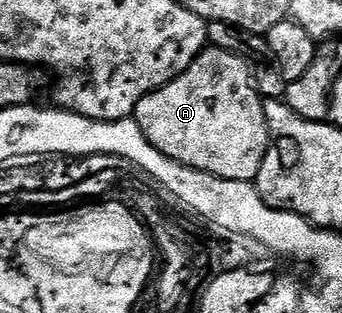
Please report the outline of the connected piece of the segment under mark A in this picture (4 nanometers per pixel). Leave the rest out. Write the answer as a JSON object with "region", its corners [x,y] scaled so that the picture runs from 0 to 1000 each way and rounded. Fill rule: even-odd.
{"region":[[[611,147],[518,252],[415,310],[395,348],[392,387],[415,412],[427,450],[439,450],[462,489],[520,514],[535,534],[673,578],[737,585],[754,540],[766,540],[789,454],[772,335],[775,319],[751,281],[740,217],[684,169]]]}

